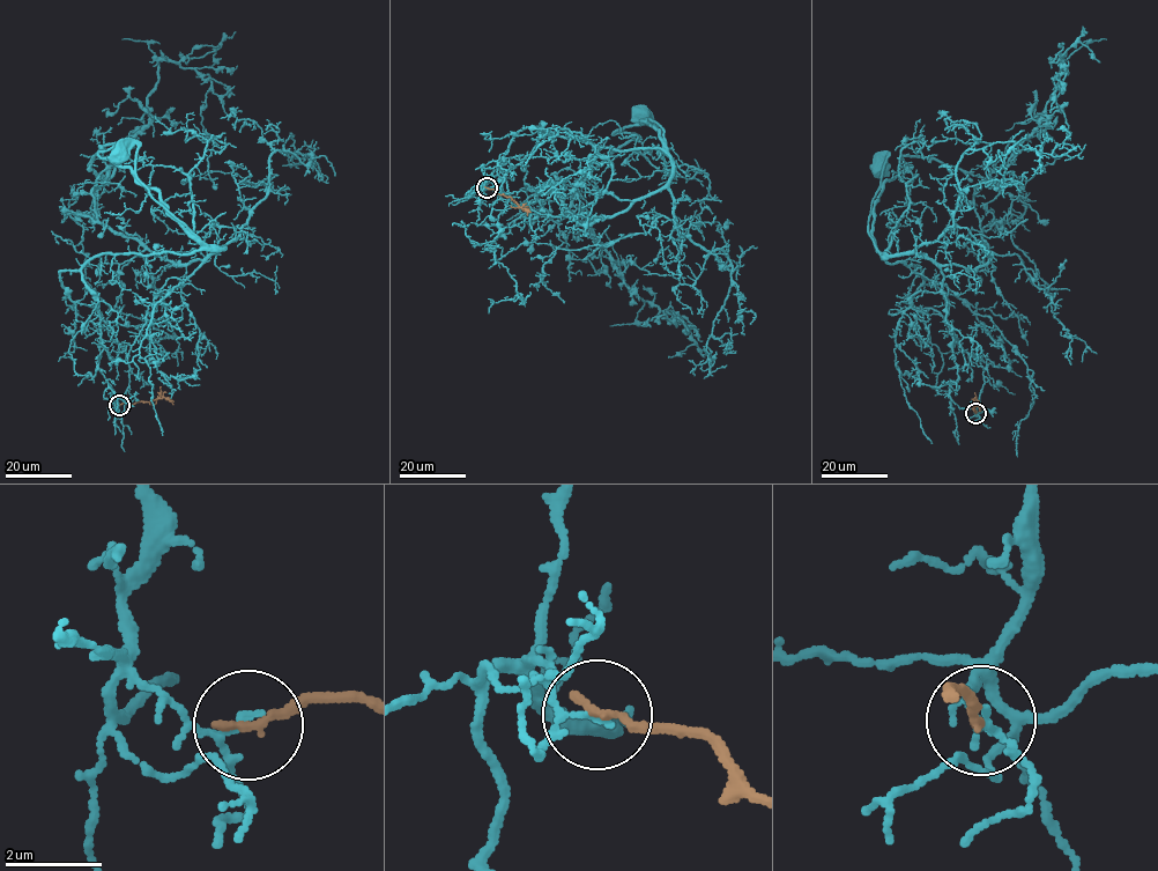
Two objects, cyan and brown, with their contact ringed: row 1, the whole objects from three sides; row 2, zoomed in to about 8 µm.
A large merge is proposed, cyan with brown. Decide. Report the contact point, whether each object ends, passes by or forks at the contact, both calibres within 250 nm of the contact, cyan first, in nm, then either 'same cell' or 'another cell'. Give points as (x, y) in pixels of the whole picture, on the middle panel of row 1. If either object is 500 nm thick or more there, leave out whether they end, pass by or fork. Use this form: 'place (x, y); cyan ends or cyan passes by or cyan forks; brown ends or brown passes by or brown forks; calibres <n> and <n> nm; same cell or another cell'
place (487, 187); cyan passes by; brown ends; calibres 100 and 200 nm; another cell

